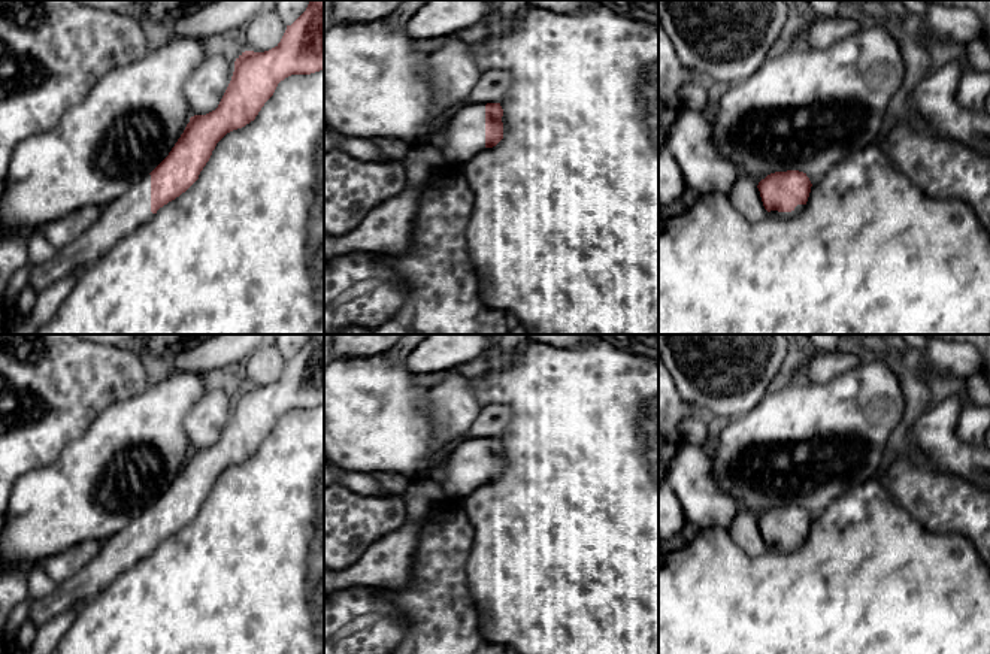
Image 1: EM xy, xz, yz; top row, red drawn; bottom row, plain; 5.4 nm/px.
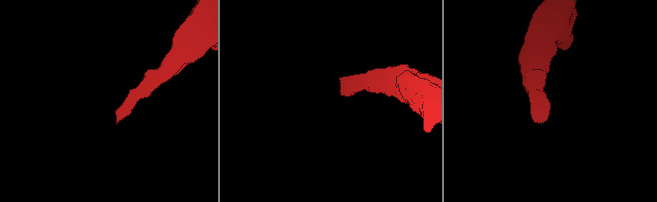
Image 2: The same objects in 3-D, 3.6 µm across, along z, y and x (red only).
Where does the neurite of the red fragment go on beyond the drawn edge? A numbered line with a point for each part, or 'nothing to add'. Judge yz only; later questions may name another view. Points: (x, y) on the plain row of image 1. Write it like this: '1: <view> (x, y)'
1: yz (799, 542)

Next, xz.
1: xz (465, 469)

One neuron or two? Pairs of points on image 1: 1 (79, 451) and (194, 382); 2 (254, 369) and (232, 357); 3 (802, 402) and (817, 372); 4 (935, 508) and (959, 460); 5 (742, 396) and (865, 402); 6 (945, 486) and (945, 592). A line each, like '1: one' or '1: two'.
1: one
2: two
3: two
4: two
5: two
6: two

